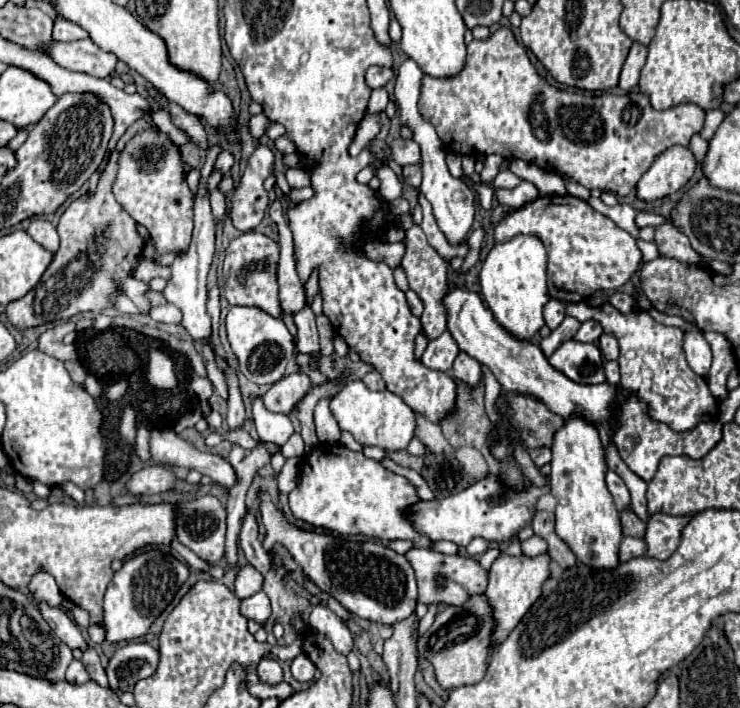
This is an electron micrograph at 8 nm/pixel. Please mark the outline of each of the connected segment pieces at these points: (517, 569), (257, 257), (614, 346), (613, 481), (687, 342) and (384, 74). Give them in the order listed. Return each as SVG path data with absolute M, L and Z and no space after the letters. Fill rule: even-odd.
M500 553L496 557L488 573L488 585L486 585L486 597L494 609L494 619L496 619L496 631L492 635L494 645L502 643L510 635L510 631L520 623L526 611L536 603L536 599L542 595L542 583L548 577L550 577L550 555L548 553L542 553L536 557L528 557L528 555L512 557L508 553Z
M246 231L240 237L230 241L226 249L226 263L224 263L224 277L226 277L226 299L230 305L254 305L270 313L272 317L280 317L286 327L296 337L296 327L292 317L282 315L280 301L278 301L278 285L276 285L276 265L278 265L278 243L258 231Z
M604 333L600 337L600 351L606 359L618 359L618 339L614 339L610 333Z
M612 469L606 471L606 485L608 485L608 491L610 491L612 497L614 497L614 503L616 503L618 511L630 507L630 493L628 493L624 481L620 479L620 475L614 473Z
M684 331L684 353L690 369L706 377L712 365L712 351L702 331Z
M370 67L366 71L366 85L370 89L376 89L376 87L384 87L390 79L392 79L392 69L386 69L386 67Z

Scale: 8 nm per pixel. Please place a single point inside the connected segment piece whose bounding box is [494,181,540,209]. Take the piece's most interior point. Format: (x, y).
(525, 192)

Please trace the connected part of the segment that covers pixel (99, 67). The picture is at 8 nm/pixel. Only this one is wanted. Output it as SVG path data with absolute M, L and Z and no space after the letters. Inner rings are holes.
M92 39L70 43L52 41L48 53L60 67L88 73L92 77L110 77L118 63L118 57L114 53L102 51Z

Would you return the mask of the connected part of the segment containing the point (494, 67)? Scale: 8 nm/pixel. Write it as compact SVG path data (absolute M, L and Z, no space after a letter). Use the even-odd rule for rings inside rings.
M504 27L492 33L488 41L474 39L468 45L466 67L460 75L448 79L434 79L426 75L426 119L436 127L438 137L448 151L474 157L498 153L508 161L524 159L546 171L566 173L572 181L584 185L586 189L610 191L618 197L626 197L636 187L638 179L650 169L654 157L674 145L688 147L690 139L702 131L704 117L706 113L694 103L676 105L666 111L652 109L648 97L640 91L588 97L582 93L554 89L536 73L536 67L530 63L524 47L518 45L512 31Z

